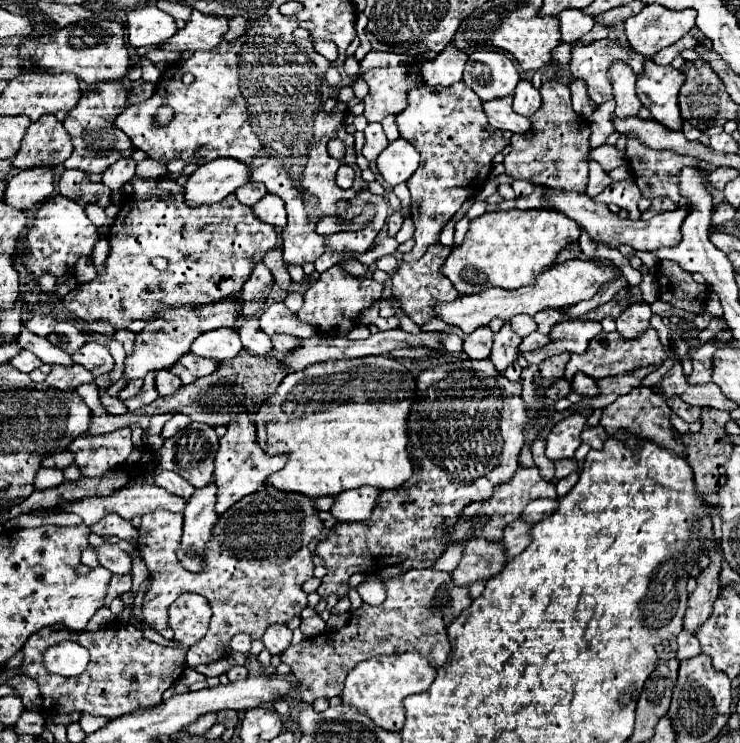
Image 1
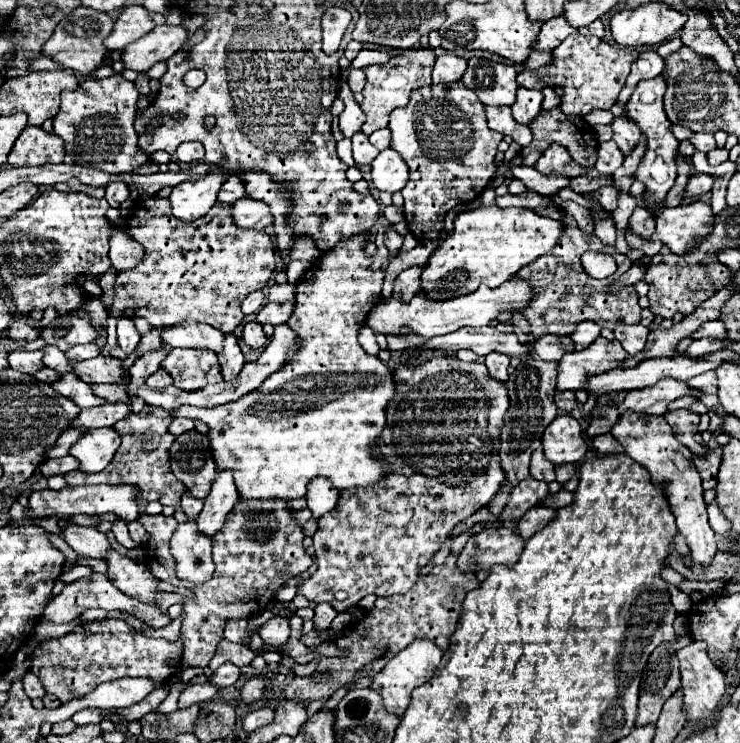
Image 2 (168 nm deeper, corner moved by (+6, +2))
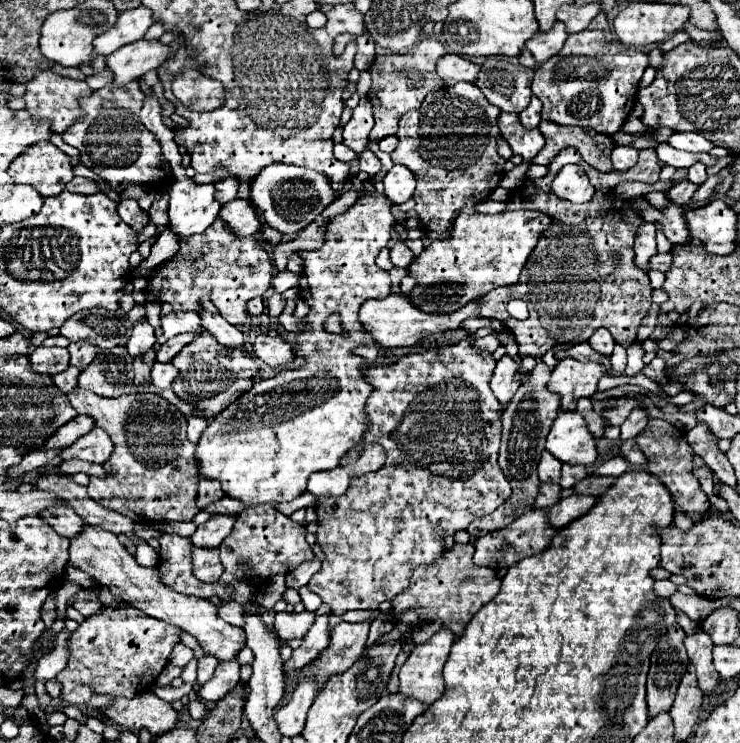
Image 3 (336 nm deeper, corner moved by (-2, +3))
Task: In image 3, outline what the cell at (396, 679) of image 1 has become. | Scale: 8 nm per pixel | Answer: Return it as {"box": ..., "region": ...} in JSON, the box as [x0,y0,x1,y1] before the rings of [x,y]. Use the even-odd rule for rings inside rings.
{"box":[399,628,455,704],"region":[[[441,628],[425,644],[421,644],[421,652],[419,650],[411,652],[411,656],[401,666],[399,672],[401,692],[405,696],[417,698],[425,704],[433,704],[437,698],[441,698],[441,694],[445,692],[441,672],[453,642],[455,634],[447,628]]]}

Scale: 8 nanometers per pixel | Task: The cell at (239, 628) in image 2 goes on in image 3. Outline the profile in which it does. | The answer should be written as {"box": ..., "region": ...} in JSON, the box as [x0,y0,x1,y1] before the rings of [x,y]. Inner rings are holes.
{"box":[219,602,243,626],"region":[[[229,602],[219,608],[219,616],[235,626],[243,626],[243,606],[239,602]]]}

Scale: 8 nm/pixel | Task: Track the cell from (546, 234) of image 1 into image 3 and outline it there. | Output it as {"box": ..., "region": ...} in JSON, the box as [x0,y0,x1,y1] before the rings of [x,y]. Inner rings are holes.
{"box":[409,210,551,314],"region":[[[535,210],[501,212],[493,216],[461,212],[447,240],[433,240],[413,258],[409,272],[417,286],[409,292],[411,304],[427,314],[451,314],[497,286],[515,284],[541,232],[549,226],[551,218]]]}

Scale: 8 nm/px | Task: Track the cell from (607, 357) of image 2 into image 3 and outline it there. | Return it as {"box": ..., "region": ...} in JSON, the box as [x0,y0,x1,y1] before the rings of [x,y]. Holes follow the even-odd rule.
{"box":[547,358,605,412],"region":[[[563,358],[551,370],[547,390],[559,396],[563,412],[573,412],[579,398],[591,398],[597,392],[597,380],[601,376],[605,376],[605,370],[603,366],[597,366],[597,362]]]}

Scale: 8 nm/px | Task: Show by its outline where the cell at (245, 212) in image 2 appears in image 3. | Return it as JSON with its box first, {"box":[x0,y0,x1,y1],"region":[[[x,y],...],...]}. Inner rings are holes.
{"box":[219,198,259,238],"region":[[[235,198],[227,204],[221,206],[221,212],[219,212],[219,218],[231,228],[231,232],[241,238],[241,236],[253,236],[259,232],[259,218],[257,218],[257,210],[241,200],[241,198]]]}

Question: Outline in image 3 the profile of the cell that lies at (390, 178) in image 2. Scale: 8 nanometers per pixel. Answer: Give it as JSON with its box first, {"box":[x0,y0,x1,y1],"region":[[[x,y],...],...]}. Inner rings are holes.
{"box":[383,164,415,204],"region":[[[395,164],[383,178],[385,184],[385,196],[393,202],[393,204],[403,204],[407,202],[413,192],[415,192],[415,176],[413,172],[409,172],[405,166]]]}

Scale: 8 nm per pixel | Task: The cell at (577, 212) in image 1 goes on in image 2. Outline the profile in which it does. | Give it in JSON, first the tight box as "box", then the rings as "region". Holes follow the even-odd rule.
{"box":[651,201,713,255],"region":[[[695,201],[689,205],[663,209],[655,217],[655,233],[651,241],[661,241],[673,253],[683,255],[693,237],[705,237],[713,223],[713,213],[707,203]]]}

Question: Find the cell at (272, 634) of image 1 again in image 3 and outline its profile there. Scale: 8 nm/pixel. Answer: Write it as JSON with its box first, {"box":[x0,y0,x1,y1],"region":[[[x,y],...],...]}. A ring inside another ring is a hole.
{"box":[275,612,315,640],"region":[[[277,612],[275,614],[275,628],[279,632],[281,640],[291,640],[291,638],[303,638],[307,634],[307,630],[311,628],[311,624],[315,622],[315,614],[313,612]]]}

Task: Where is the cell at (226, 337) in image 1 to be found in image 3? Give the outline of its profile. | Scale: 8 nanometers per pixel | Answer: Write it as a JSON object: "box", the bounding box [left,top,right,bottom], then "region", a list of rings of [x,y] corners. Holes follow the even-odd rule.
{"box":[161,312,203,338],"region":[[[171,312],[167,316],[161,316],[161,328],[165,330],[165,338],[173,338],[183,332],[199,334],[203,332],[201,318],[197,312]]]}

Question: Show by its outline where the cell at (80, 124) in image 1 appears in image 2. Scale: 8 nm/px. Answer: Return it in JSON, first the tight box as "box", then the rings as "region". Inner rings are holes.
{"box":[53,75,149,173],"region":[[[121,75],[87,79],[75,91],[63,91],[61,109],[53,119],[53,129],[65,141],[65,151],[71,161],[105,173],[129,173],[137,165],[147,163],[149,155],[137,147],[137,133],[133,129],[137,97],[135,85],[121,79]]]}

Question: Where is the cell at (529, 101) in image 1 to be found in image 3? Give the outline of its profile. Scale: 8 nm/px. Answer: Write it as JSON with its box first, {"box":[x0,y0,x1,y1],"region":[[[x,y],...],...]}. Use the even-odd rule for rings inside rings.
{"box":[519,96,541,128],"region":[[[533,96],[529,106],[519,114],[519,120],[525,128],[537,128],[541,122],[541,100]]]}

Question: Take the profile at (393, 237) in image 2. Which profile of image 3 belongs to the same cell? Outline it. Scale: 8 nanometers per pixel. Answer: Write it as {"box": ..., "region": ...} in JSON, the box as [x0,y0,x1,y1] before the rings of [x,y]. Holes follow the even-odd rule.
{"box":[391,242,413,268],"region":[[[395,242],[395,246],[391,248],[391,262],[397,268],[407,268],[413,260],[413,252],[405,246],[405,242]]]}

